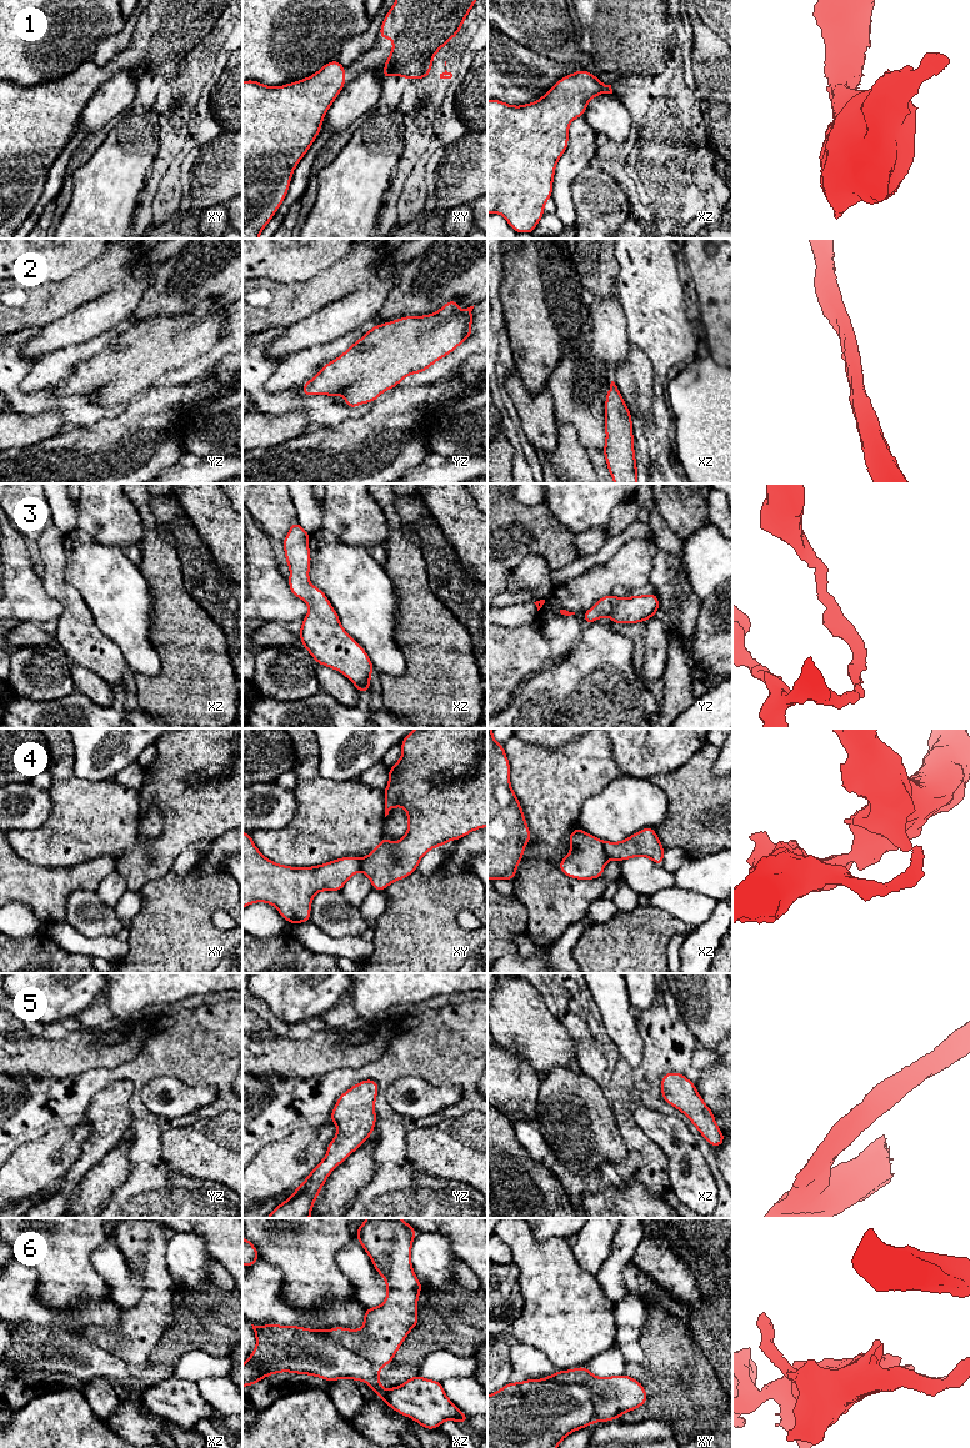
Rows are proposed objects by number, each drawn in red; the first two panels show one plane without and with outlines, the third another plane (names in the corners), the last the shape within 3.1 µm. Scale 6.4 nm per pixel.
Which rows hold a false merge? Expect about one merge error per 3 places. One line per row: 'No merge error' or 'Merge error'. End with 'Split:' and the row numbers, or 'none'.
1: No merge error
2: No merge error
3: No merge error
4: Merge error
5: No merge error
6: Merge error
Split: 4, 6

